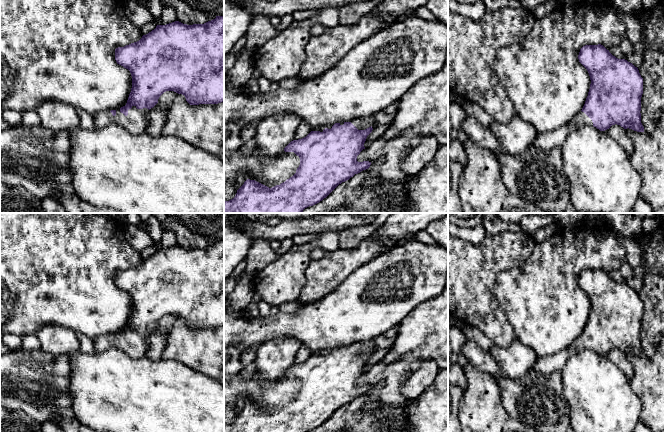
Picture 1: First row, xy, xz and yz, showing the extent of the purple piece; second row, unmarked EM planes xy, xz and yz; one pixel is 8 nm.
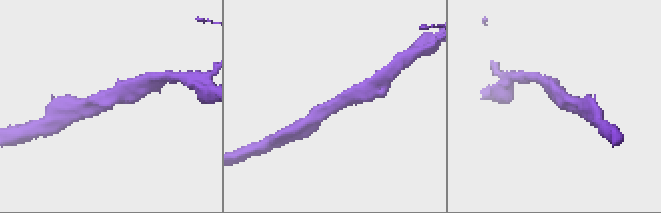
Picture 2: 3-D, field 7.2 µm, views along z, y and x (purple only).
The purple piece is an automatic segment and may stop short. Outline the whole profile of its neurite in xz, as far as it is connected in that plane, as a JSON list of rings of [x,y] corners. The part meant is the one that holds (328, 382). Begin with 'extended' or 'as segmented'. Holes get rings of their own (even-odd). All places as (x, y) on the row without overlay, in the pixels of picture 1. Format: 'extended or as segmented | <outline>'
extended | [[[356,342],[350,346],[327,348],[319,355],[311,355],[306,361],[291,365],[285,376],[294,376],[300,382],[296,397],[280,409],[269,412],[255,404],[247,403],[237,414],[235,421],[224,425],[224,432],[307,432],[326,422],[339,408],[370,391],[371,386],[358,386],[357,380],[365,373],[364,367],[372,356],[373,342]]]

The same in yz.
extended | [[[585,269],[580,273],[579,286],[587,293],[591,308],[582,334],[566,349],[551,356],[538,358],[530,370],[550,375],[561,371],[567,360],[577,352],[593,349],[600,355],[612,349],[620,349],[624,353],[644,356],[641,347],[641,321],[643,318],[643,302],[639,294],[625,283],[613,280],[603,269]]]

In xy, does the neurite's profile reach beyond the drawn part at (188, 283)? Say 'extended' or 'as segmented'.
extended

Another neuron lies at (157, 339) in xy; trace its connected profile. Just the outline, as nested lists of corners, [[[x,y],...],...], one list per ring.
[[[174,315],[164,316],[158,323],[158,327],[148,336],[148,349],[146,357],[152,360],[162,359],[167,336],[172,324],[178,317]]]

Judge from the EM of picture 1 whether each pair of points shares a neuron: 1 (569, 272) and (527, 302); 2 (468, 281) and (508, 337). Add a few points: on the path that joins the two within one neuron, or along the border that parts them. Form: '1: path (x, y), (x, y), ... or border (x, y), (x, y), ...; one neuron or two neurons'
1: path (559, 276), (556, 276), (537, 295); one neuron
2: path (468, 295), (494, 323); one neuron

